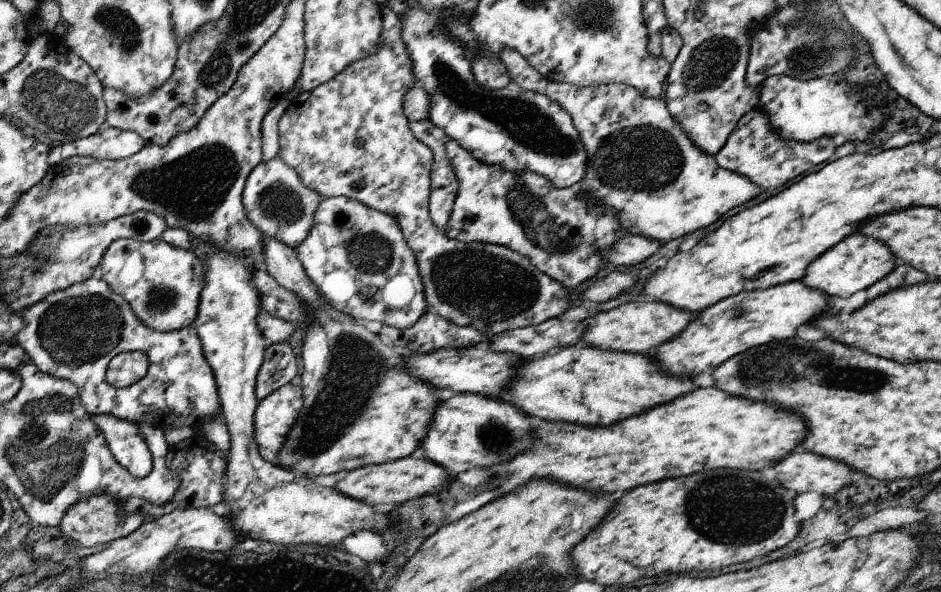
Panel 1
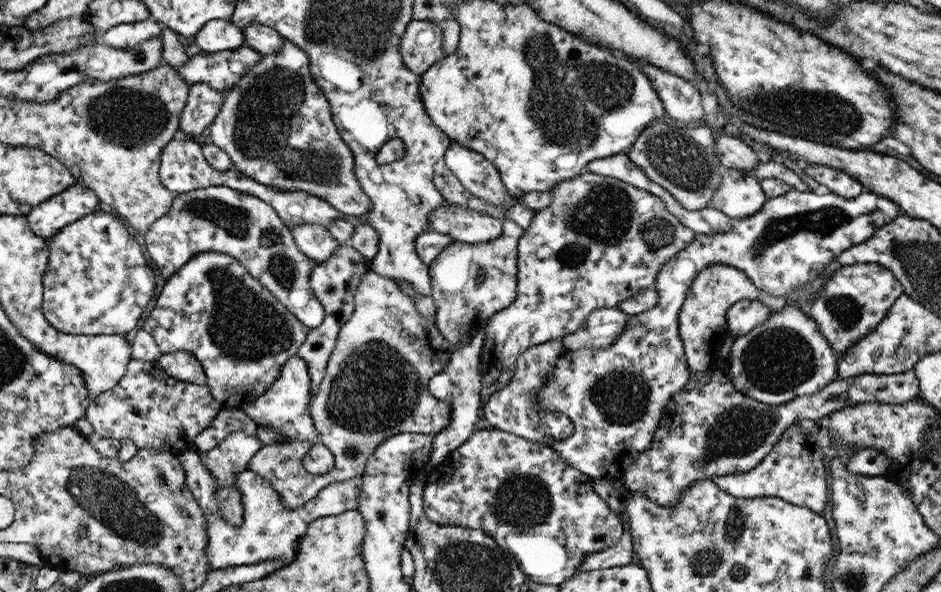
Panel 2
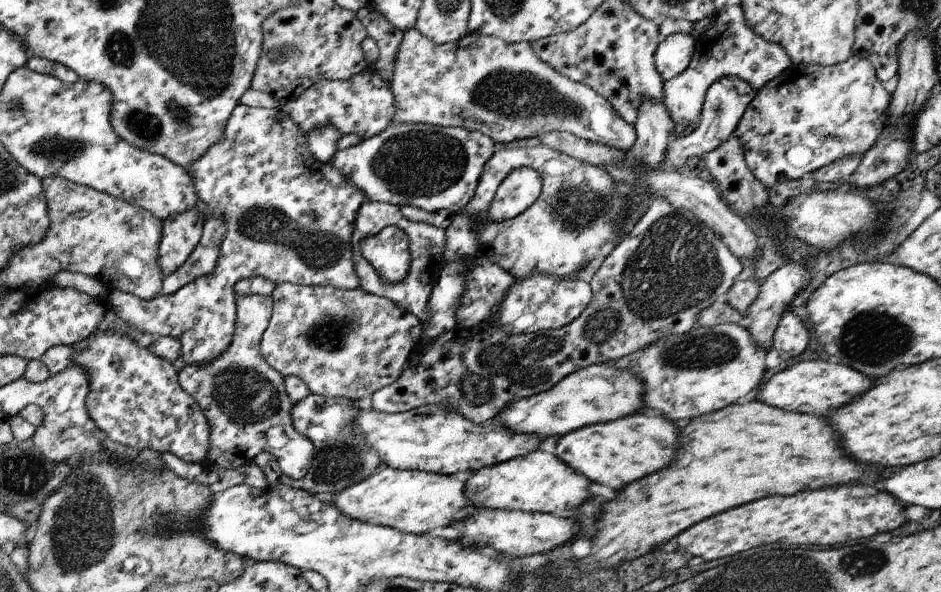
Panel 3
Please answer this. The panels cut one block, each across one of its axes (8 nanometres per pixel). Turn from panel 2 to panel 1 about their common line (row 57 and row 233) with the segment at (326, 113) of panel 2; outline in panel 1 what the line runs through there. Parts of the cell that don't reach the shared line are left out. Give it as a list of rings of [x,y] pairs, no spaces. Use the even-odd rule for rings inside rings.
[[[279,156],[260,162],[247,176],[242,190],[247,220],[255,225],[263,237],[281,240],[292,249],[297,248],[307,238],[313,214],[321,199],[314,189],[307,188],[302,183],[298,172],[286,165]]]

